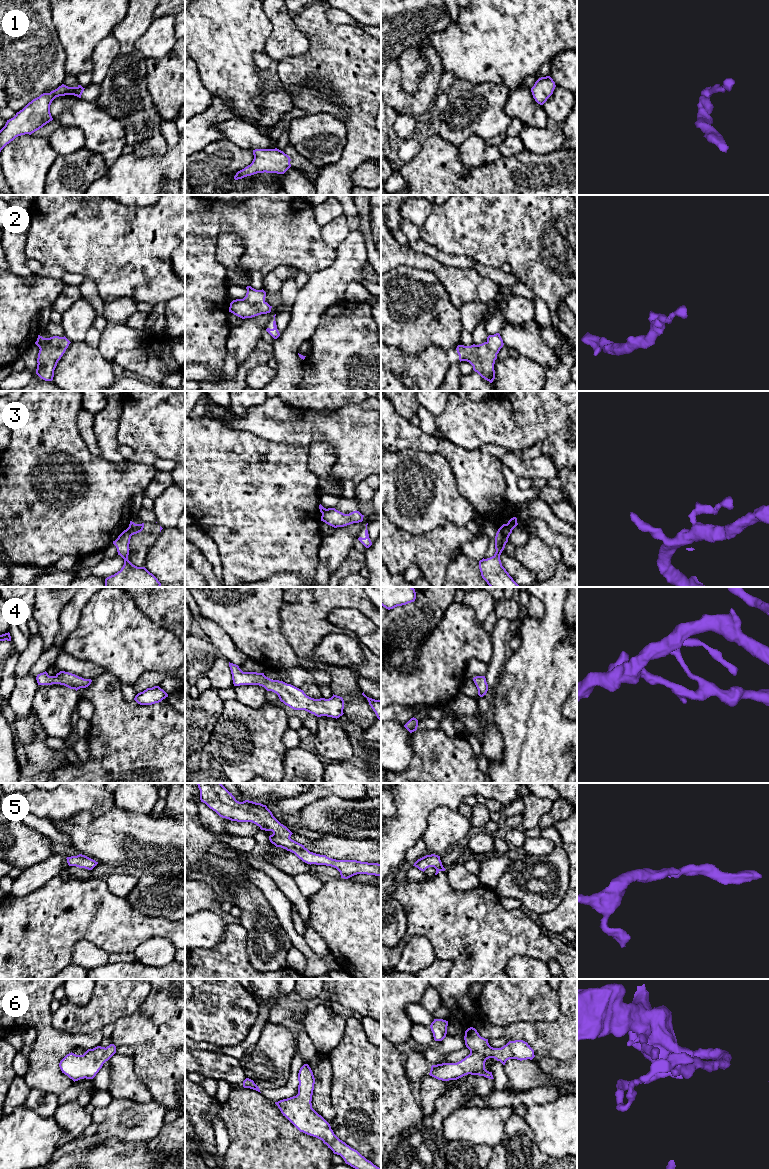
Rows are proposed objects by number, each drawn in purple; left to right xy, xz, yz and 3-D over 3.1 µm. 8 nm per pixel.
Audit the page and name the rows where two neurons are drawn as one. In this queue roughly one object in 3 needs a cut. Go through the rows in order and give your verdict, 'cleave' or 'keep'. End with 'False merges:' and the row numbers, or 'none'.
1: keep
2: keep
3: cleave
4: keep
5: keep
6: keep
False merges: 3

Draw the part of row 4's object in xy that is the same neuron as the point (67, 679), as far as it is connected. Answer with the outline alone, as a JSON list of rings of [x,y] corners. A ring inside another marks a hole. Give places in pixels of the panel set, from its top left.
[[[45,671],[38,674],[36,680],[38,685],[60,684],[70,689],[75,689],[76,691],[80,688],[88,687],[92,682],[91,679],[84,679],[75,674],[65,671],[60,671],[55,676],[49,676],[48,673]]]

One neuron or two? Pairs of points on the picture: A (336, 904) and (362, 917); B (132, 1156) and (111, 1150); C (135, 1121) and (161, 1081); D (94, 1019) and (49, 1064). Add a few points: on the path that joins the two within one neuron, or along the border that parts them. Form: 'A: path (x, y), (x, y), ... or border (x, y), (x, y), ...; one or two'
A: path (342, 910), (349, 917), (356, 917); one
B: path (127, 1156), (116, 1155); one
C: border (153, 1100), (162, 1104), (168, 1110); two
D: border (101, 1028), (87, 1033), (76, 1034), (57, 1030); two

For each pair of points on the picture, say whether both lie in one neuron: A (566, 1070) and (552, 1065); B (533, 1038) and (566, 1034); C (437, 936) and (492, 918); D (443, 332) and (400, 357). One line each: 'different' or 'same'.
A: same
B: same
C: same
D: different

